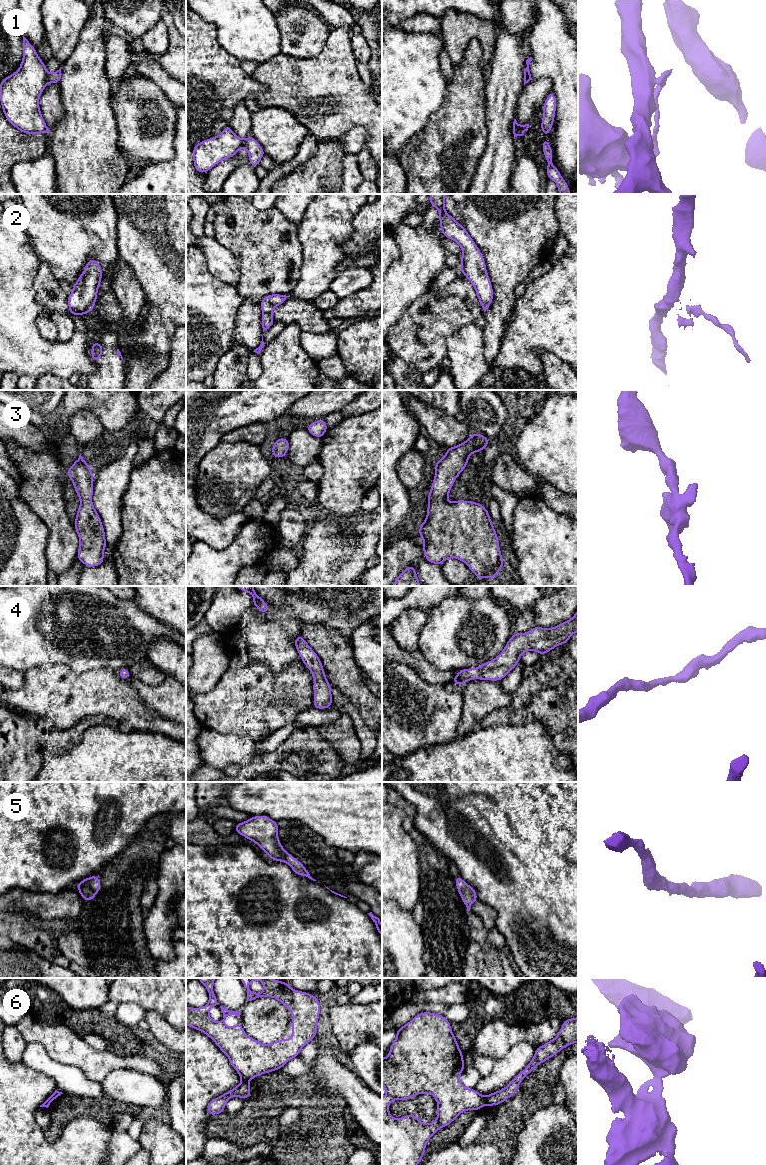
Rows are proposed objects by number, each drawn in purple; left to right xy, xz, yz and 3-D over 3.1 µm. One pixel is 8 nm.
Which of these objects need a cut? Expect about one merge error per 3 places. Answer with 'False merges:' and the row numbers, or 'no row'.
False merges: 1, 2, 6

